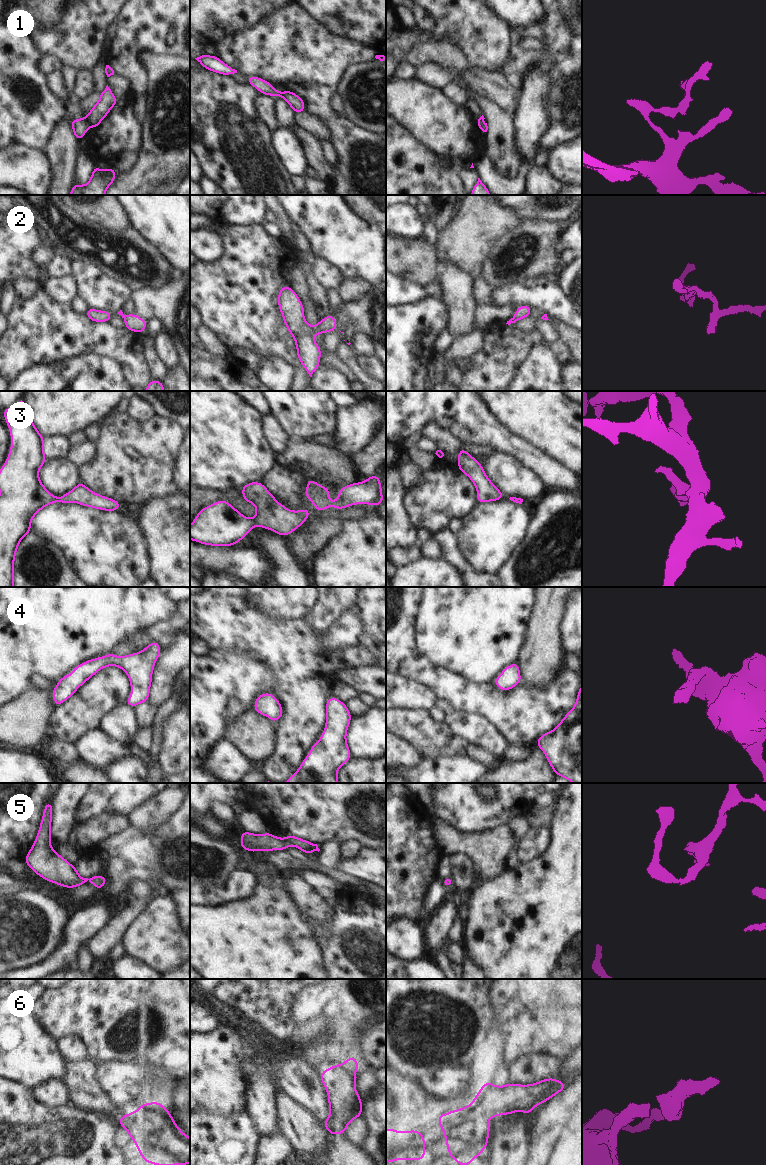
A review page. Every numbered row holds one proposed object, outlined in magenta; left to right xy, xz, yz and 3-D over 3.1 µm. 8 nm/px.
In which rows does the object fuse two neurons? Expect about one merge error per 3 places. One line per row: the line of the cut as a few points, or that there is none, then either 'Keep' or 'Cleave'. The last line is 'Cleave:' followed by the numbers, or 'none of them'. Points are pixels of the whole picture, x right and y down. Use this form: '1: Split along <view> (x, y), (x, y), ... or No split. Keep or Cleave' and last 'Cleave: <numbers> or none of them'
1: Split along xy (85, 118), (90, 126). Cleave
2: No split. Keep
3: No split. Keep
4: No split. Keep
5: No split. Keep
6: No split. Keep
Cleave: 1

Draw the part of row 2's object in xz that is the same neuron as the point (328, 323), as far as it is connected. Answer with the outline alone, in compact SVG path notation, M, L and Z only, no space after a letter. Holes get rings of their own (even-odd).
M283 286L279 290L278 306L283 316L283 323L294 338L300 364L312 377L319 367L322 354L319 345L314 341L314 336L338 330L337 321L330 313L315 326L310 326L304 317L304 306L290 286Z

